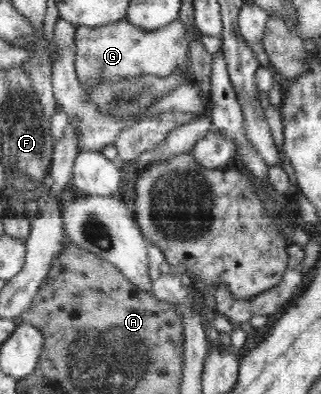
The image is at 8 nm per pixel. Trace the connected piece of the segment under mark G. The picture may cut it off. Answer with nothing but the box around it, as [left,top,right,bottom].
[75,18,190,85]

